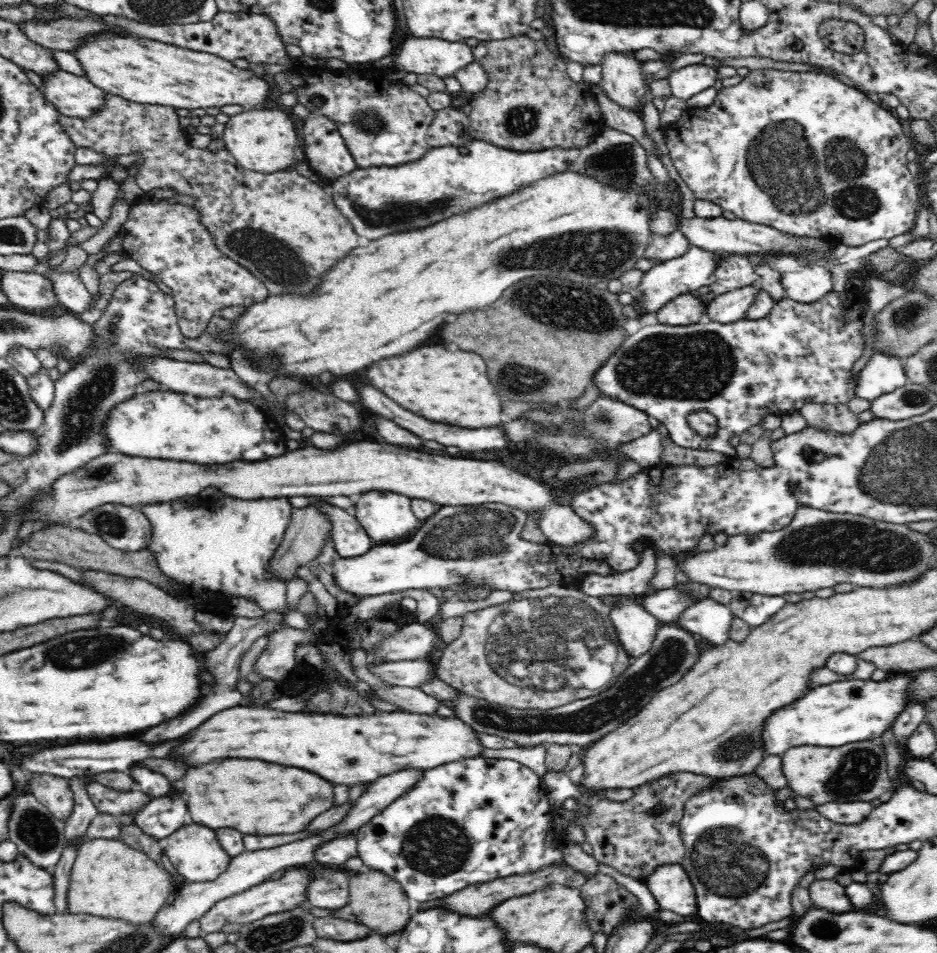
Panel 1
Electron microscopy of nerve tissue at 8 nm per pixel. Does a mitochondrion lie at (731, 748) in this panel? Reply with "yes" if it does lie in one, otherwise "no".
yes

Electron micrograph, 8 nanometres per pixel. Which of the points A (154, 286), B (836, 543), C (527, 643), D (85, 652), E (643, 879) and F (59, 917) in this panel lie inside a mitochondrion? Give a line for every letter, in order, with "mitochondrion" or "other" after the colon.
A: other
B: mitochondrion
C: mitochondrion
D: mitochondrion
E: other
F: other

